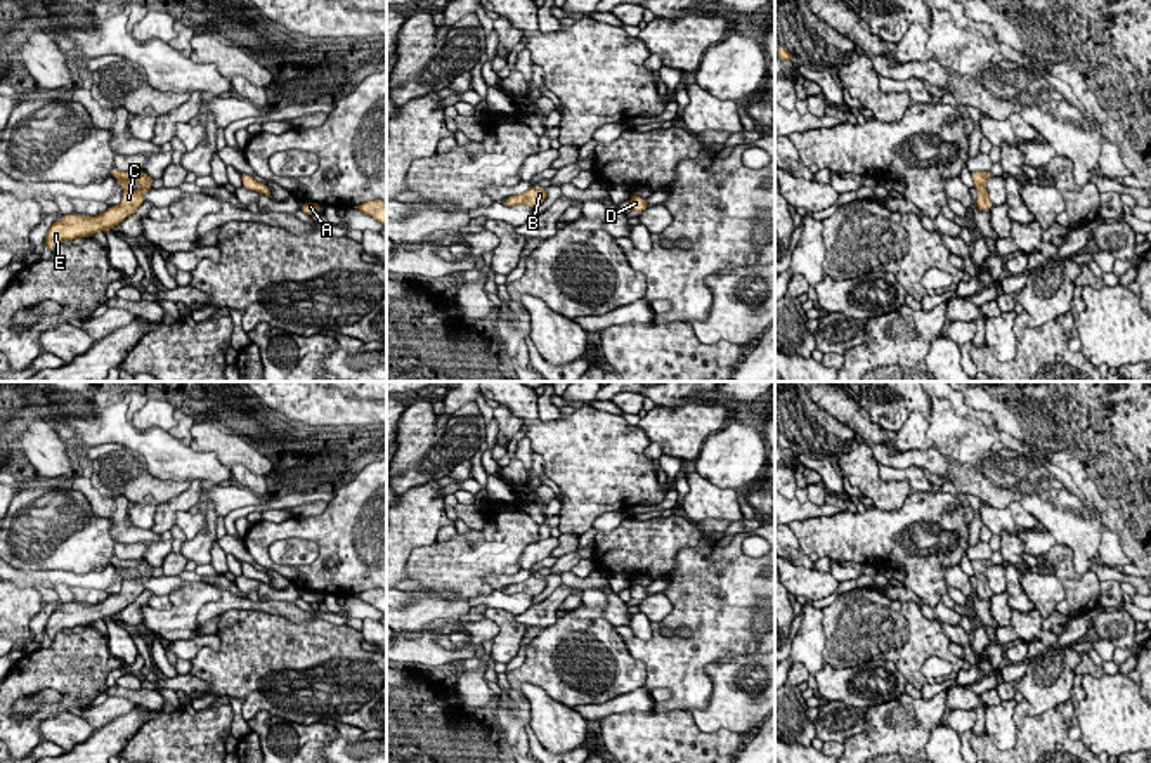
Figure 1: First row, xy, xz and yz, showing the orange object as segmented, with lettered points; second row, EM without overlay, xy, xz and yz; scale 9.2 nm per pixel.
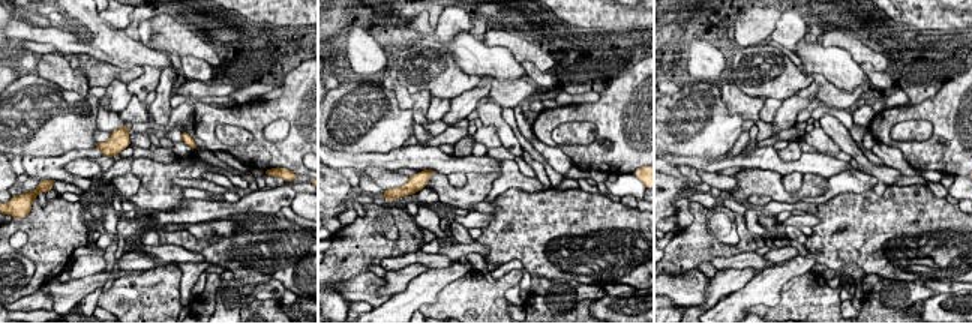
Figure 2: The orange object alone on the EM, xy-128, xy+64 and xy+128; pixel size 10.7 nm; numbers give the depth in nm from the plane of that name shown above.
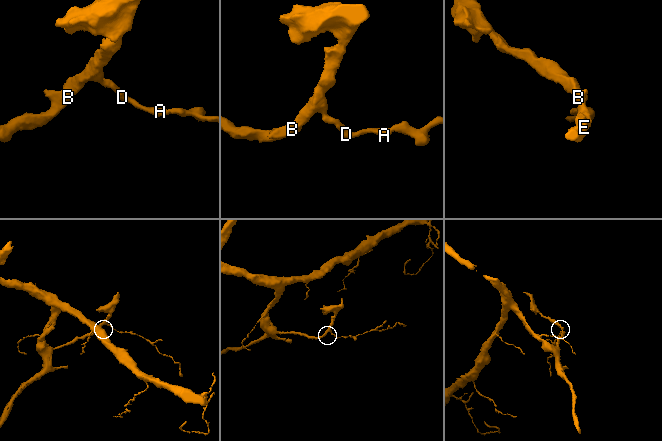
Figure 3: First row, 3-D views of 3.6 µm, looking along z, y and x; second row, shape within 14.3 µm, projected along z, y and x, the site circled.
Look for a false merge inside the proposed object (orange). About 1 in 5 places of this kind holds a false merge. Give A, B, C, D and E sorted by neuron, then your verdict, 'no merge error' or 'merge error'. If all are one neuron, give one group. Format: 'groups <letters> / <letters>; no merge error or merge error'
groups A B C D E; no merge error

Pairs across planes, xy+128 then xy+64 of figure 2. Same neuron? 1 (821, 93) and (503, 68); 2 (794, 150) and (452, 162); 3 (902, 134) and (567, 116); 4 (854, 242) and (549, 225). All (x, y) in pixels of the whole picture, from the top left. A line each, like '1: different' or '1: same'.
1: different
2: different
3: different
4: same

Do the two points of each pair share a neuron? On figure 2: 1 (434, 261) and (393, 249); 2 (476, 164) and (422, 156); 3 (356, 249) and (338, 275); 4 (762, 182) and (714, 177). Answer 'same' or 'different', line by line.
1: different
2: same
3: same
4: different

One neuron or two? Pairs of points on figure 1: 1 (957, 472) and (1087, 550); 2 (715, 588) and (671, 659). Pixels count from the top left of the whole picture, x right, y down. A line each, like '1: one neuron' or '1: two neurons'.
1: one neuron
2: one neuron

